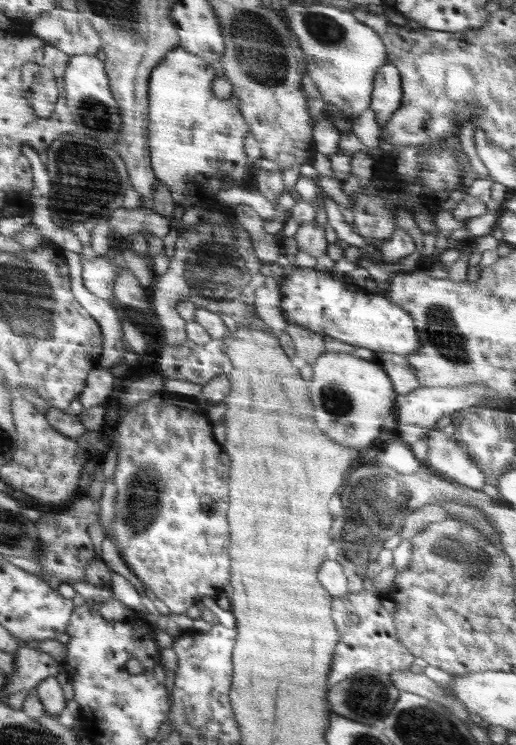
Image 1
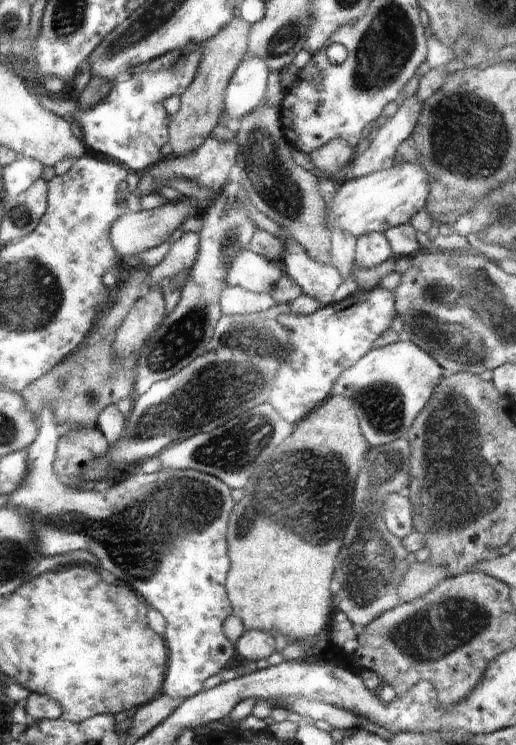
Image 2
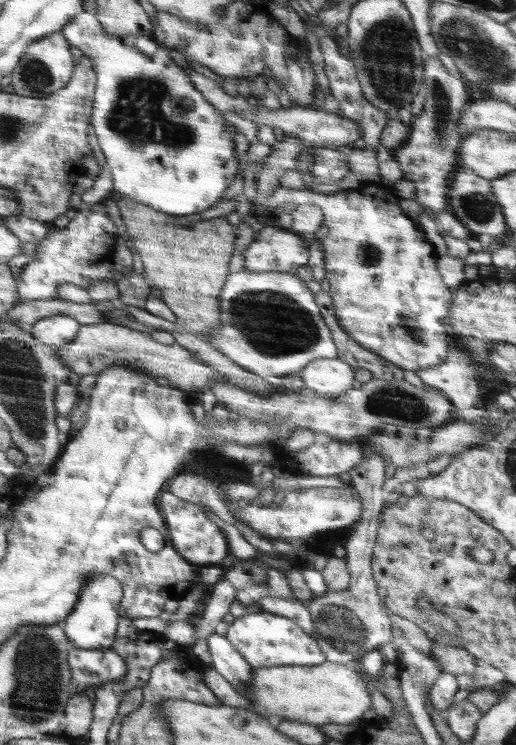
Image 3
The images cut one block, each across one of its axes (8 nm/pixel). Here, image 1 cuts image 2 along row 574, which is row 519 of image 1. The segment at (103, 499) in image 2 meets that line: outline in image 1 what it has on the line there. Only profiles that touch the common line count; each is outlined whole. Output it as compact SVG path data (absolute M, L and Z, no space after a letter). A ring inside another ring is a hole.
M164 391L156 393L152 398L139 402L136 406L127 411L126 418L118 426L118 444L119 450L116 462L116 471L113 475L117 488L115 500L115 517L113 524L112 540L118 547L121 558L124 560L128 569L142 582L144 588L150 588L152 592L169 607L174 614L185 614L185 612L194 606L194 603L201 600L203 596L215 598L223 591L224 586L230 580L230 534L228 534L228 472L230 472L230 458L222 450L222 445L217 443L213 433L213 423L210 421L207 411L203 405L194 400L184 402L178 399L176 393Z

